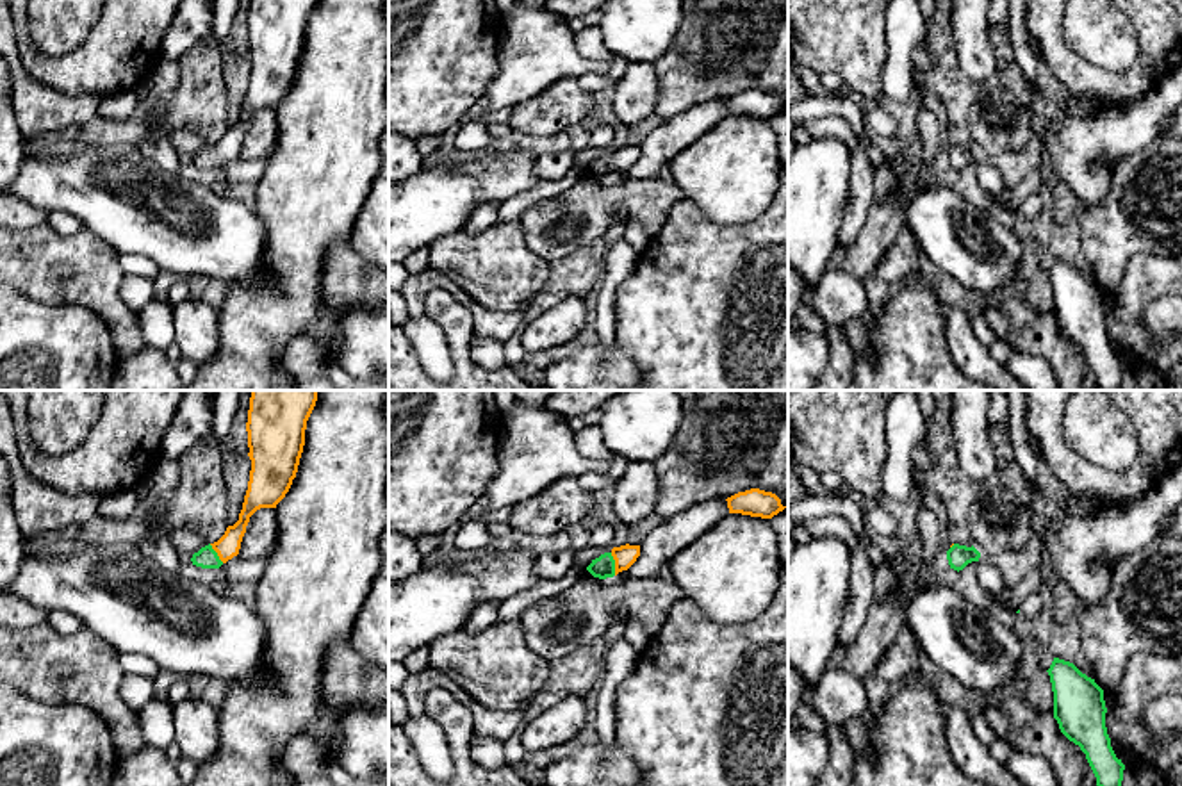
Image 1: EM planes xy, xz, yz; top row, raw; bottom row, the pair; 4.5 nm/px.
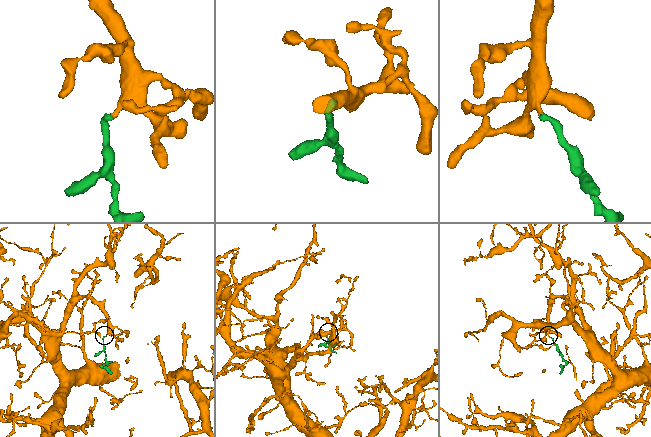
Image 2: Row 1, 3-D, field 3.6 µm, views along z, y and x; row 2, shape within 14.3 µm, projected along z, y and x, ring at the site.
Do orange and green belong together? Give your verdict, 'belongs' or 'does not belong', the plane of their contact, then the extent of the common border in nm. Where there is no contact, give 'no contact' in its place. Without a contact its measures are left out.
belongs; meets orange in xz; contact 110 nm long

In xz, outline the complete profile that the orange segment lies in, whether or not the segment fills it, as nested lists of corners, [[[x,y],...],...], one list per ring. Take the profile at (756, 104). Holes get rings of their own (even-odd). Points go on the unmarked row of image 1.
[[[759,89],[738,93],[726,100],[729,114],[742,114],[751,118],[772,119],[788,107],[781,105],[781,100]]]

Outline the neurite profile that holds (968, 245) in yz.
[[[943,184],[904,207],[904,225],[945,276],[982,299],[998,296],[1014,278],[1027,248],[1020,232]]]

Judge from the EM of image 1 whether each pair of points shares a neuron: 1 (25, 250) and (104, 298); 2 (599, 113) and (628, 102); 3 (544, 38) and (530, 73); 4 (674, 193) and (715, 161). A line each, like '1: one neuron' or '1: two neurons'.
1: one neuron
2: two neurons
3: one neuron
4: two neurons

